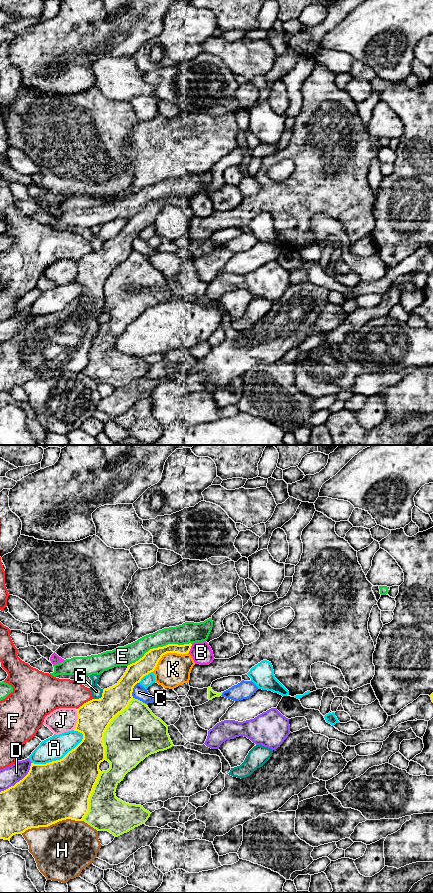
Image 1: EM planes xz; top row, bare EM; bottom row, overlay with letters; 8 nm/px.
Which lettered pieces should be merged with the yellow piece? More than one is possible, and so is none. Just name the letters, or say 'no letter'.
no letter

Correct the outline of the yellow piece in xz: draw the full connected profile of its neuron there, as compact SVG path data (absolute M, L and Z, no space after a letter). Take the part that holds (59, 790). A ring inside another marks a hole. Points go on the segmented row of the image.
M168 644L163 647L150 649L135 663L128 665L128 668L121 679L112 687L103 690L102 697L92 699L77 709L77 723L74 731L83 734L82 741L62 759L52 761L46 764L31 763L28 774L14 786L0 792L0 839L10 840L15 834L22 834L31 828L48 827L59 821L71 819L83 821L89 811L89 799L97 783L101 771L99 765L105 760L104 733L111 721L124 709L126 709L133 699L132 692L134 686L141 679L153 672L157 667L159 660L167 653L187 654L192 644Z

